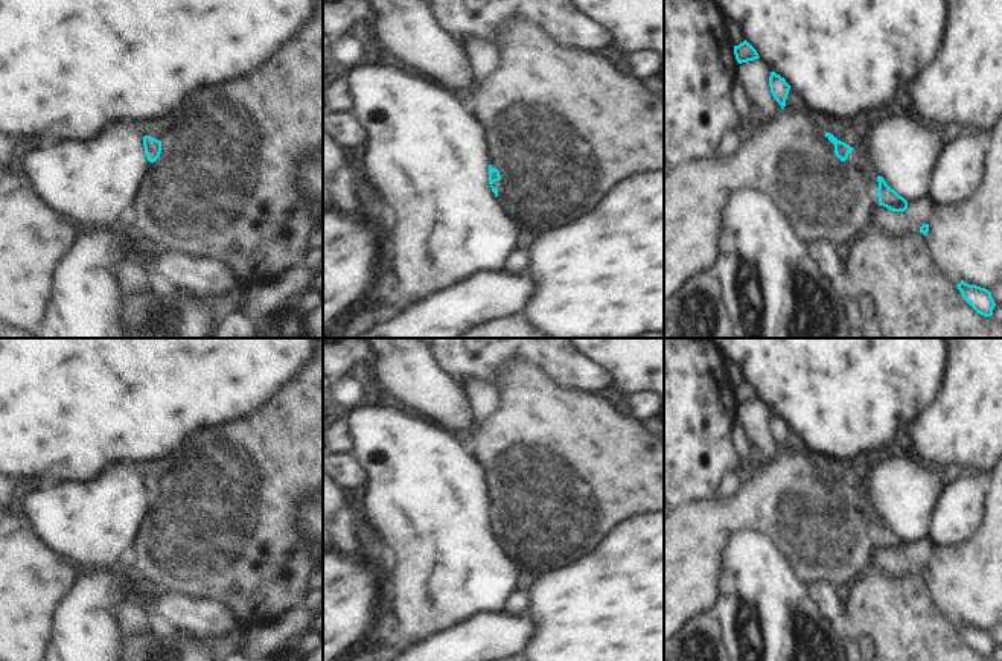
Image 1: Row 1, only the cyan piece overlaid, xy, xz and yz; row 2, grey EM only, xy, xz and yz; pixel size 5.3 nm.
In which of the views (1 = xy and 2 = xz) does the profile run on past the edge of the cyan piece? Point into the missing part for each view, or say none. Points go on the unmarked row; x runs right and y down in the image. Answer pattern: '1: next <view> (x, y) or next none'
1: next none
2: next none

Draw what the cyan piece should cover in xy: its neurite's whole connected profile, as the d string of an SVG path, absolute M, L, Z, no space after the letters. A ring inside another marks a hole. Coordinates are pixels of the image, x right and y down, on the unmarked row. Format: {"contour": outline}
{"contour": "M145 477L143 487L145 487L145 495L148 498L148 503L151 504L157 503L157 500L161 495L161 483L151 477Z"}

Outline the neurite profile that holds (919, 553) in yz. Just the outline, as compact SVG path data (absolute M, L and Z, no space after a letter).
M930 538L908 542L905 553L892 553L883 547L877 547L871 556L870 570L883 571L891 576L920 574L920 568L929 564L933 550L935 545Z

